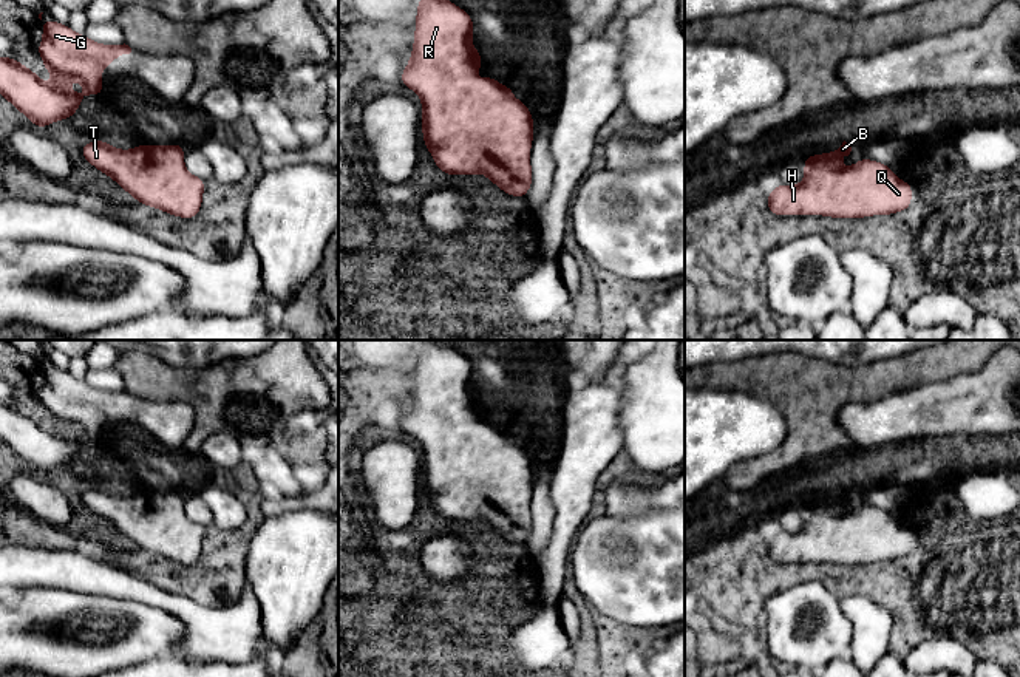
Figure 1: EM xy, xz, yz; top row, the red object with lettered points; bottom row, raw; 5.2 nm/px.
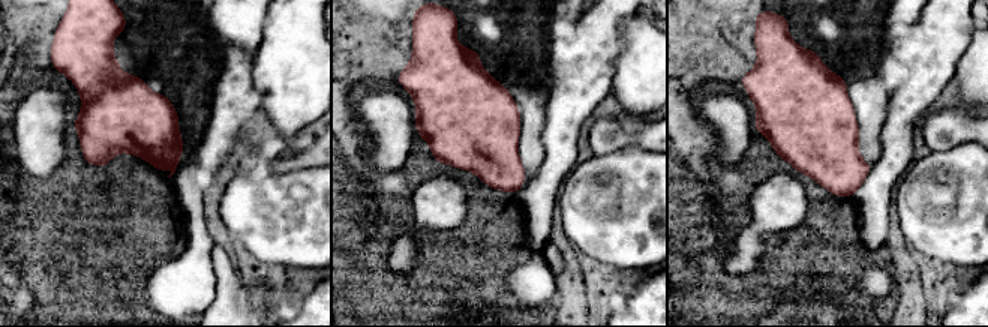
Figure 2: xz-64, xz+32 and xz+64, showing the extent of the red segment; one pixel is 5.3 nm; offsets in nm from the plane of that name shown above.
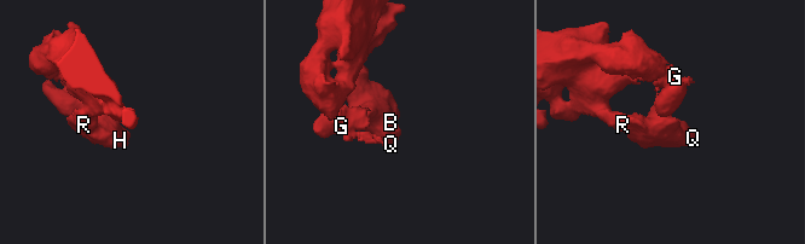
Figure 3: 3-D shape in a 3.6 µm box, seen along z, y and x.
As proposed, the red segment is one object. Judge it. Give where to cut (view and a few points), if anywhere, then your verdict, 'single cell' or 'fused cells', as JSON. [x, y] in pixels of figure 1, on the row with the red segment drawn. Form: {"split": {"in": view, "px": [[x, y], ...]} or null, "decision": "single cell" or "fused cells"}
{"split": null, "decision": "single cell"}

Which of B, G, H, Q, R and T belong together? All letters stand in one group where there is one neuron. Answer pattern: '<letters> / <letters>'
B G H Q R T

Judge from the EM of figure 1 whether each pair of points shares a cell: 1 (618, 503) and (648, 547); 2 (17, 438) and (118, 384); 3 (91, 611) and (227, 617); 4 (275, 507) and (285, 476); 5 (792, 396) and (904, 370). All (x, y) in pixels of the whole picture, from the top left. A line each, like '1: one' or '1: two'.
1: two
2: two
3: two
4: two
5: one

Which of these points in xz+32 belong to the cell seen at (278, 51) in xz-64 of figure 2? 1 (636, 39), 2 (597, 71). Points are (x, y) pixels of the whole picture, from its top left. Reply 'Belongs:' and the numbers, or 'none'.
Belongs: 1

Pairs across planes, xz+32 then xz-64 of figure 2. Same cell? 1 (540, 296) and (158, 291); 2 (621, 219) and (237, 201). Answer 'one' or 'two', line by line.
1: one
2: one

